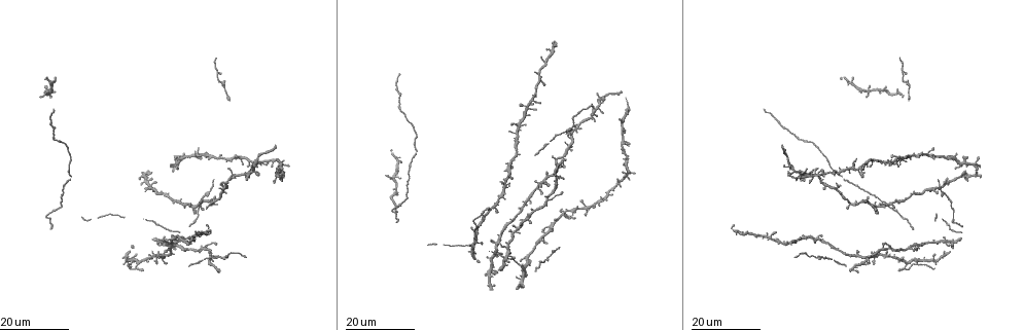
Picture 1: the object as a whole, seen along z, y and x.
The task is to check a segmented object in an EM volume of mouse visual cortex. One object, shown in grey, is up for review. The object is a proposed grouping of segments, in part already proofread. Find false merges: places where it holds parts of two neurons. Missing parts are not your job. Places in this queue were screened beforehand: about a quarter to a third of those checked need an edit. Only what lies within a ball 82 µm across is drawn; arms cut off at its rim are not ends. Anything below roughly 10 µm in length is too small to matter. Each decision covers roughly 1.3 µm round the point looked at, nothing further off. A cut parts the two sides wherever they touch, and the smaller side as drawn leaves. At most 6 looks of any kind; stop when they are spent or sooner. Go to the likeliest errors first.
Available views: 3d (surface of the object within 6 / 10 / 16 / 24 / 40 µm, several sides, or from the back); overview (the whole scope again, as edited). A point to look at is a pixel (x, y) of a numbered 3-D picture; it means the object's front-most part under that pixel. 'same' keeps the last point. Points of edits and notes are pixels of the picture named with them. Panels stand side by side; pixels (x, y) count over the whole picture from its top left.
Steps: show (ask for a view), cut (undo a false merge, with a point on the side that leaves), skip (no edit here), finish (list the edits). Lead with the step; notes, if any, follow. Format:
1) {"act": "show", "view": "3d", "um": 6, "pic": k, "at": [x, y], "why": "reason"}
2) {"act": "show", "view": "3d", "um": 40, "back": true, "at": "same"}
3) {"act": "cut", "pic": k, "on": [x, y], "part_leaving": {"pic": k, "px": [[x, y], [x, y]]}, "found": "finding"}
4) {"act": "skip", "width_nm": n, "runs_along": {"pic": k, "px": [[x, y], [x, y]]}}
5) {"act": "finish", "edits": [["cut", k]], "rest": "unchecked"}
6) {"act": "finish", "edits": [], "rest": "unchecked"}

{"act": "show", "view": "3d", "um": 24, "pic": 1, "at": [562, 215], "why": "side arm on a straight run"}

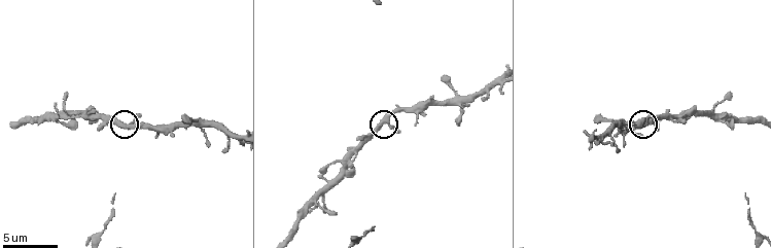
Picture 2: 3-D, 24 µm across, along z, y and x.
{"act": "show", "view": "3d", "um": 10, "pic": 2, "at": [388, 121]}

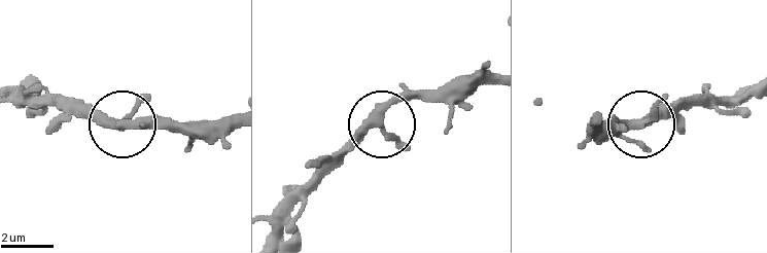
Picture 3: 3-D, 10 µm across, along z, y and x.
{"act": "show", "view": "3d", "um": 6, "pic": 3, "at": [377, 121]}

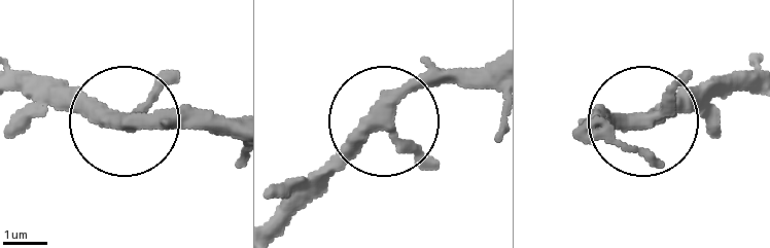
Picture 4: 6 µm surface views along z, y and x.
{"act": "skip", "side_arm_um": 34, "arms": 3, "found": "all the same neuron"}

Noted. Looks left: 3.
{"act": "show", "view": "3d", "um": 24, "pic": 1, "at": [202, 248], "why": "four-way junction"}

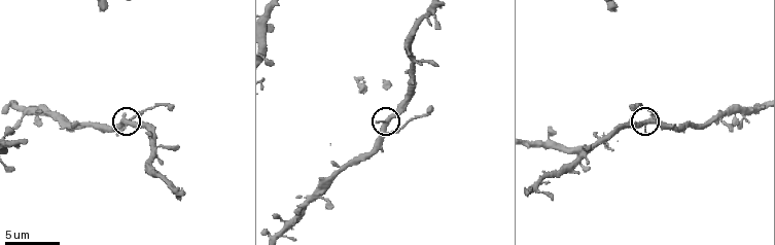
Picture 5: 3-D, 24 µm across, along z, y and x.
{"act": "show", "view": "3d", "um": 10, "pic": 5, "at": [381, 130]}

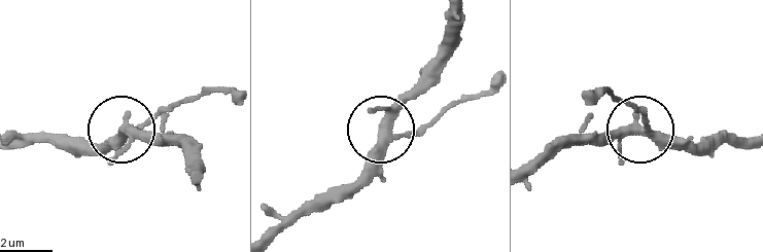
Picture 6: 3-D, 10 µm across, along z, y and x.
{"act": "skip", "arms": 4, "found": "continuous, no second neuron"}

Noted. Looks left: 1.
{"act": "finish", "edits": [], "rest": "unchecked"}

